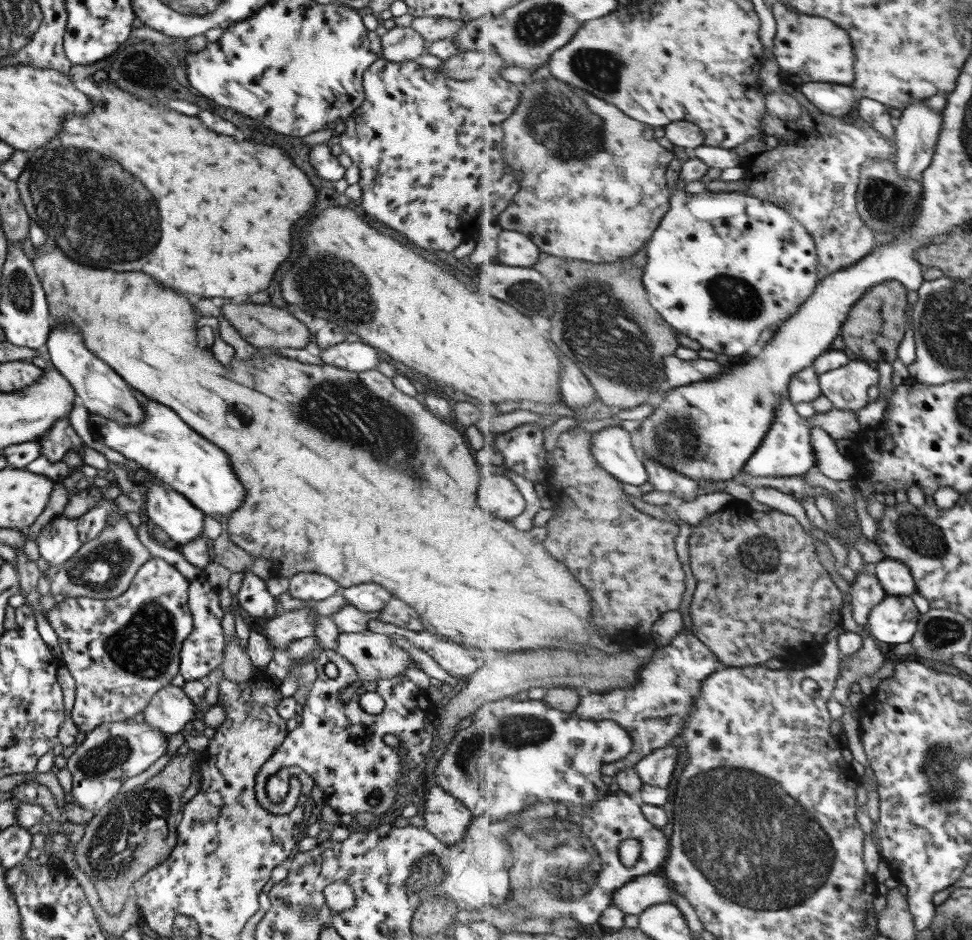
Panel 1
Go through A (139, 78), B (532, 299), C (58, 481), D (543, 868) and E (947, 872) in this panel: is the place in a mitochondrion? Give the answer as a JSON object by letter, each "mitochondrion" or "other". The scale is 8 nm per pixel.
{"A":"other","B":"mitochondrion","C":"other","D":"mitochondrion","E":"other"}

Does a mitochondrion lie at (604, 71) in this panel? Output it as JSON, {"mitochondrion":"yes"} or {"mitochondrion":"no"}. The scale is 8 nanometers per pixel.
{"mitochondrion":"yes"}

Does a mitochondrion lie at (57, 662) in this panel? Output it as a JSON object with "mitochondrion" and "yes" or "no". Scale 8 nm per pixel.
{"mitochondrion":"no"}

